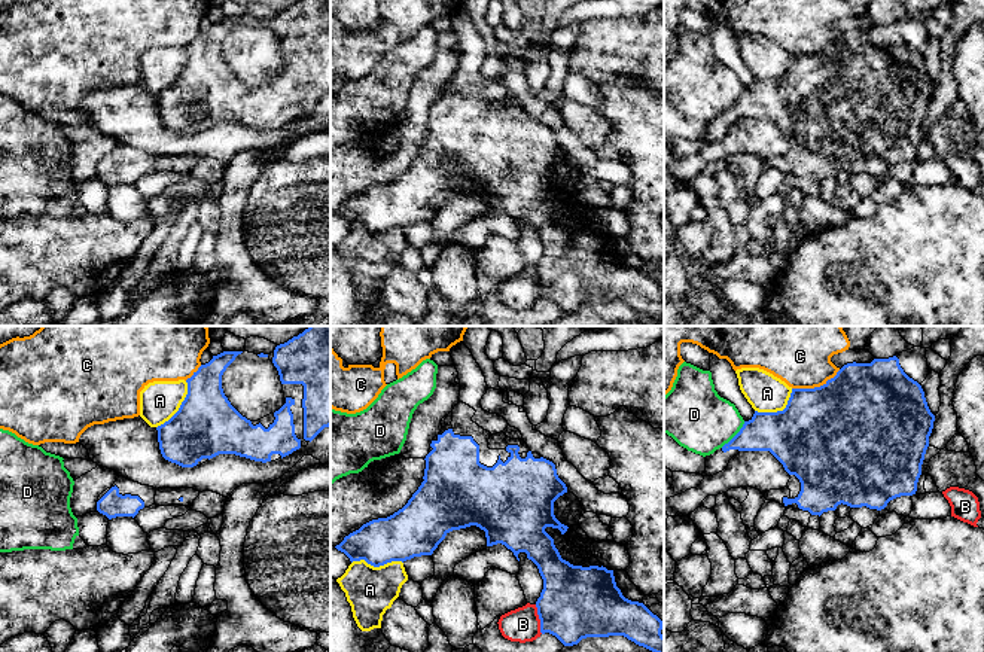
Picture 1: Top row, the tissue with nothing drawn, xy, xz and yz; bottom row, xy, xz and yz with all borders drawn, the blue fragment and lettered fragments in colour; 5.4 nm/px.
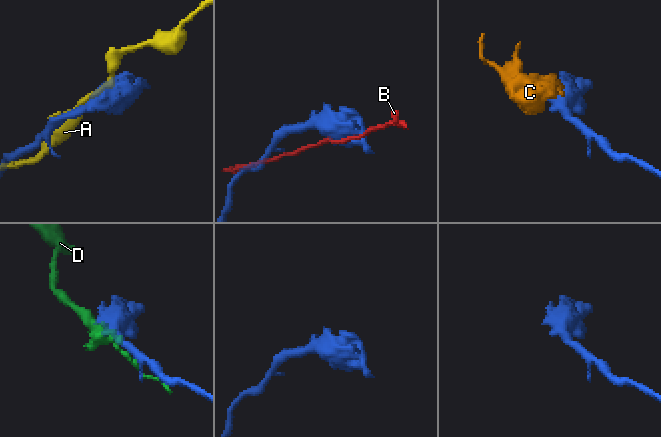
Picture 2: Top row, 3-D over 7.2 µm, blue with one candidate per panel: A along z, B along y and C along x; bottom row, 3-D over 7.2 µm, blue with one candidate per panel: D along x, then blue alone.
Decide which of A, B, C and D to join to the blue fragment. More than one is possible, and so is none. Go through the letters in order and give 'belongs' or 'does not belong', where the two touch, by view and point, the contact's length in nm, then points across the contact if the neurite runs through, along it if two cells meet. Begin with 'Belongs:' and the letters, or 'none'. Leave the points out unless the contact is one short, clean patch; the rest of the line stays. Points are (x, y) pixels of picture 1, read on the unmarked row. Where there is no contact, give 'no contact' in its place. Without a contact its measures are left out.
Belongs: none
A: does not belong; contact xz (377, 232); length 280 nm
B: does not belong; contact xz (539, 285); length 170 nm
C: does not belong; contact yz (816, 54); length 280 nm
D: does not belong; contact yz (736, 101); length 190 nm

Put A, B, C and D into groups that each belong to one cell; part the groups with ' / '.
A / B / C / D

